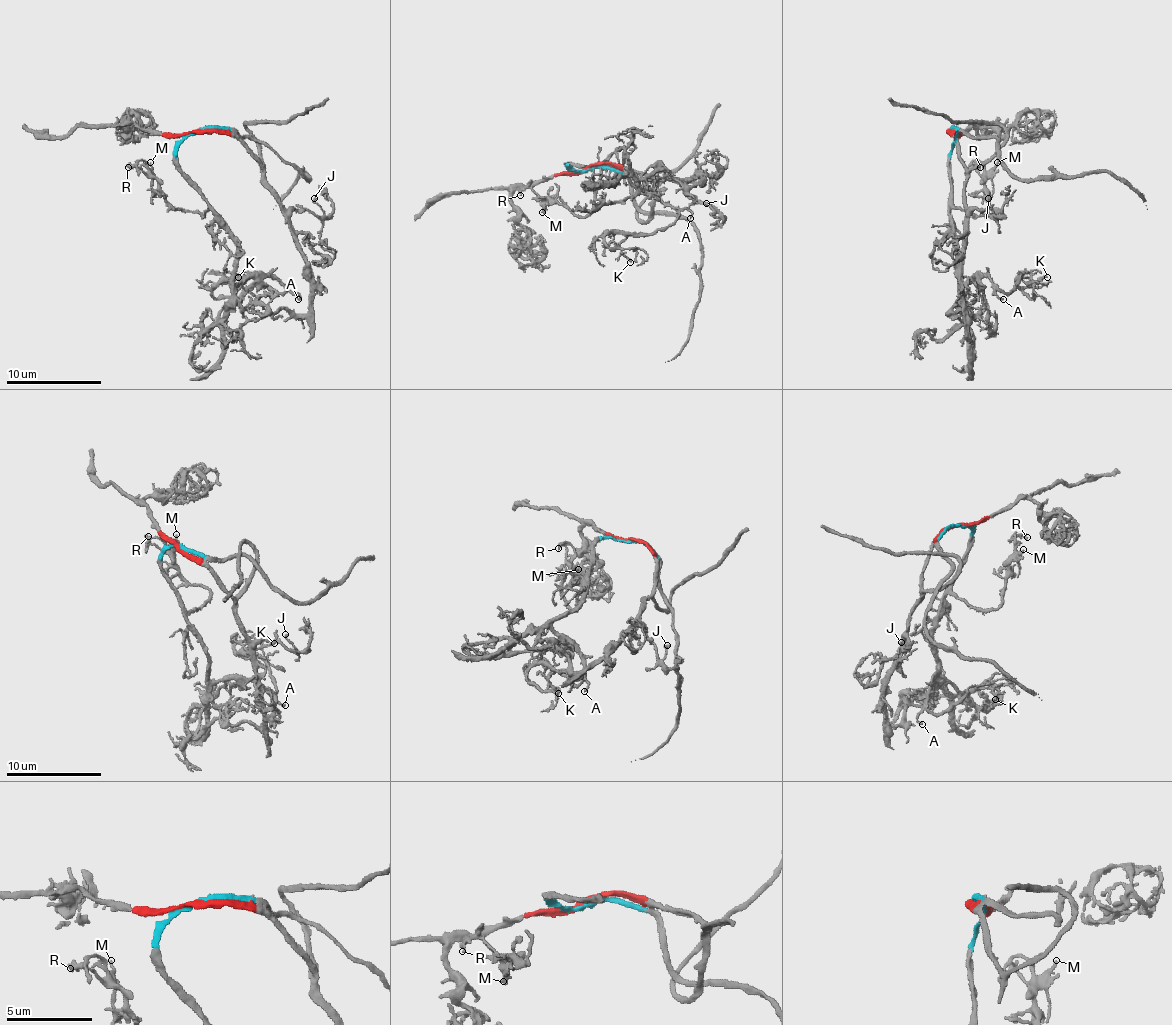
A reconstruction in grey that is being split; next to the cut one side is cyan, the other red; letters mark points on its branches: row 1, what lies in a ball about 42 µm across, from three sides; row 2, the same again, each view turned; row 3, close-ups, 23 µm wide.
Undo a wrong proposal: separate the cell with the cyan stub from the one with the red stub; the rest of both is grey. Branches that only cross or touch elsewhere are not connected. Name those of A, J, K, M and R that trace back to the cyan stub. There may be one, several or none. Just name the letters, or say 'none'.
A, K, M, R

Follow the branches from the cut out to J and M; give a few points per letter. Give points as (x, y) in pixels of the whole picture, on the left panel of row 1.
J: (196, 131), (232, 133), (261, 166), (263, 183), (282, 205), (320, 217), (323, 212), (313, 197)
M: (196, 131), (177, 150), (177, 171), (206, 202), (208, 209), (203, 214), (175, 207), (160, 188), (151, 162)

